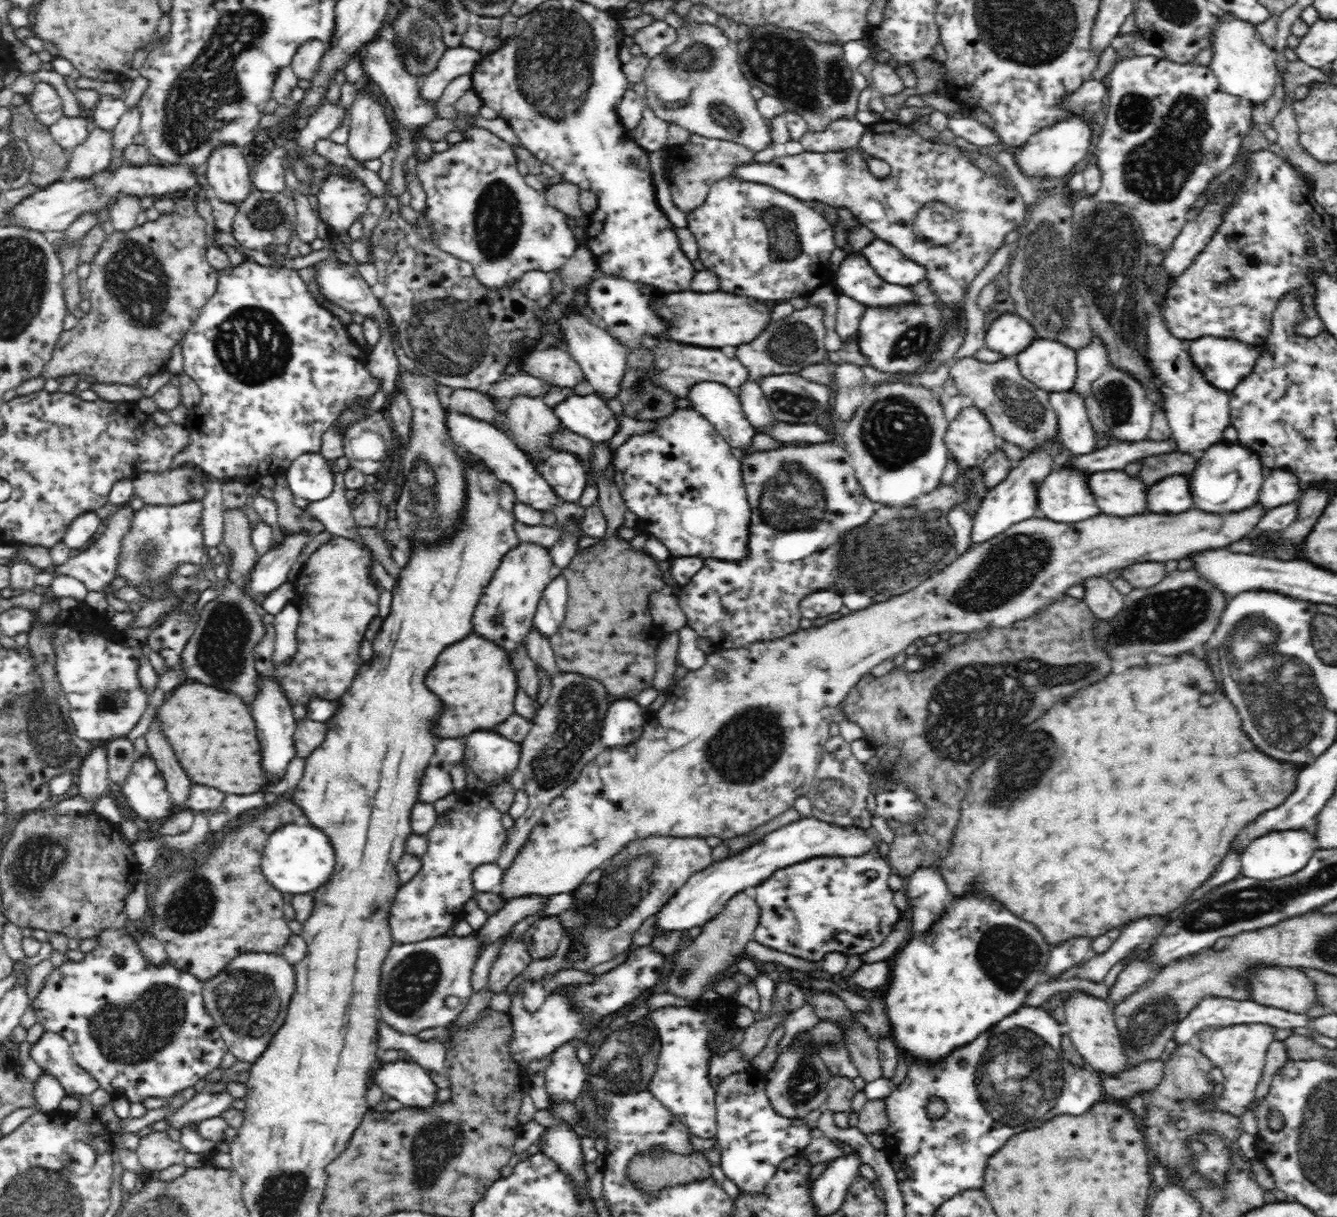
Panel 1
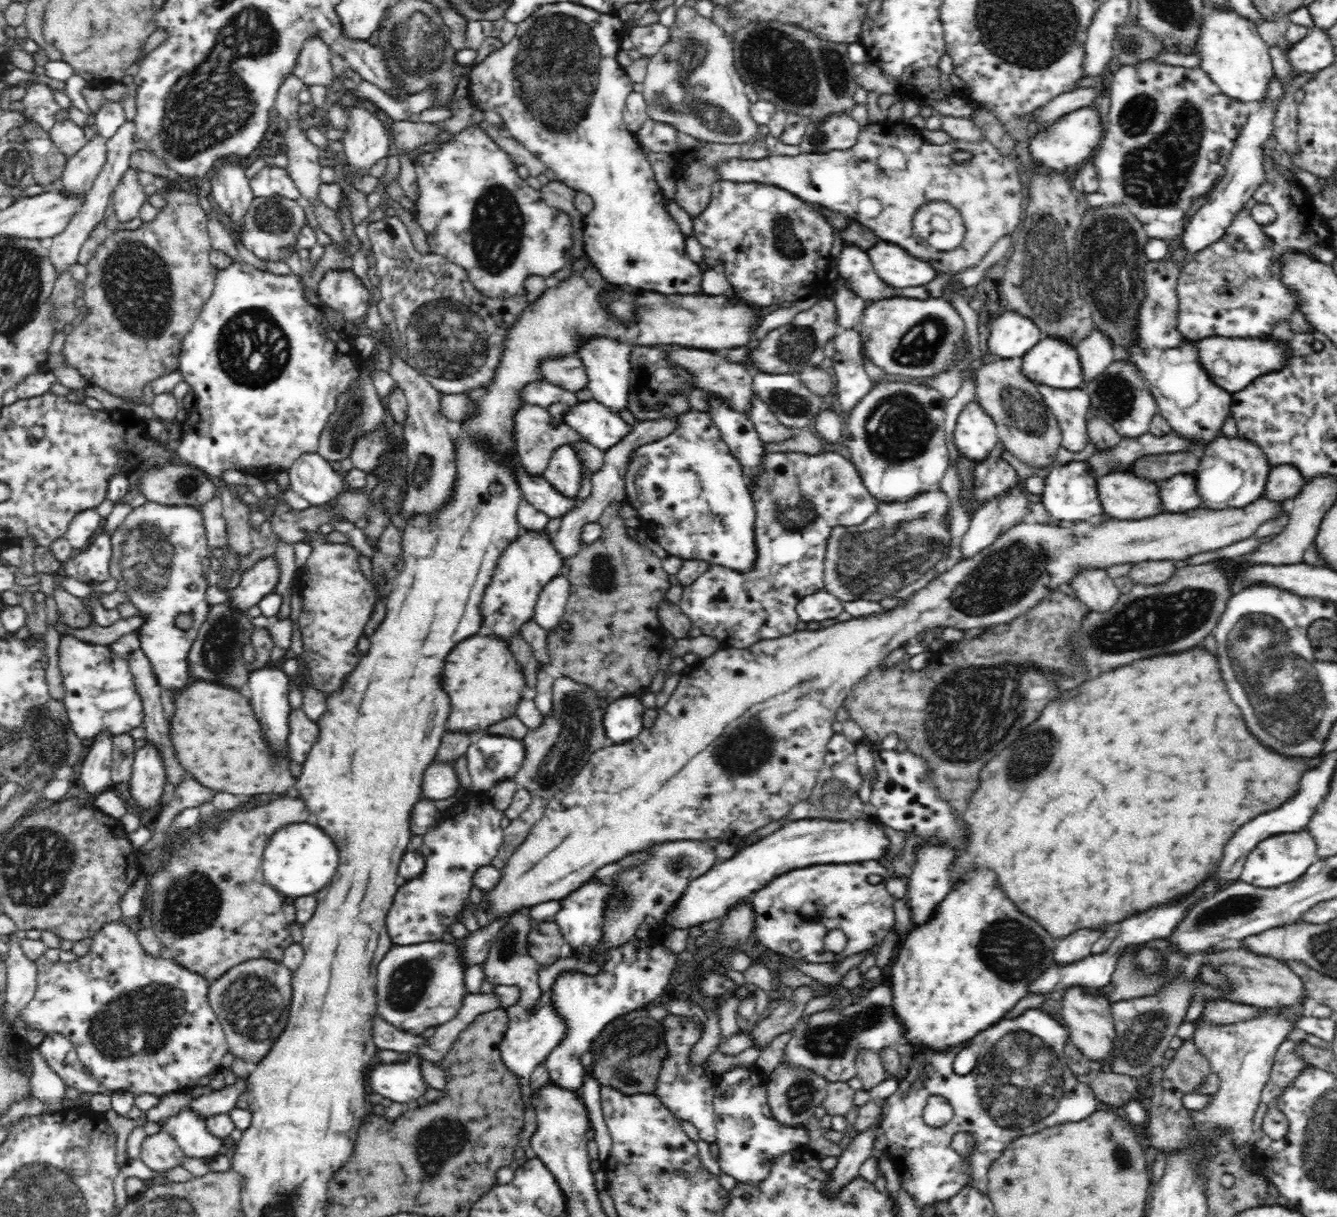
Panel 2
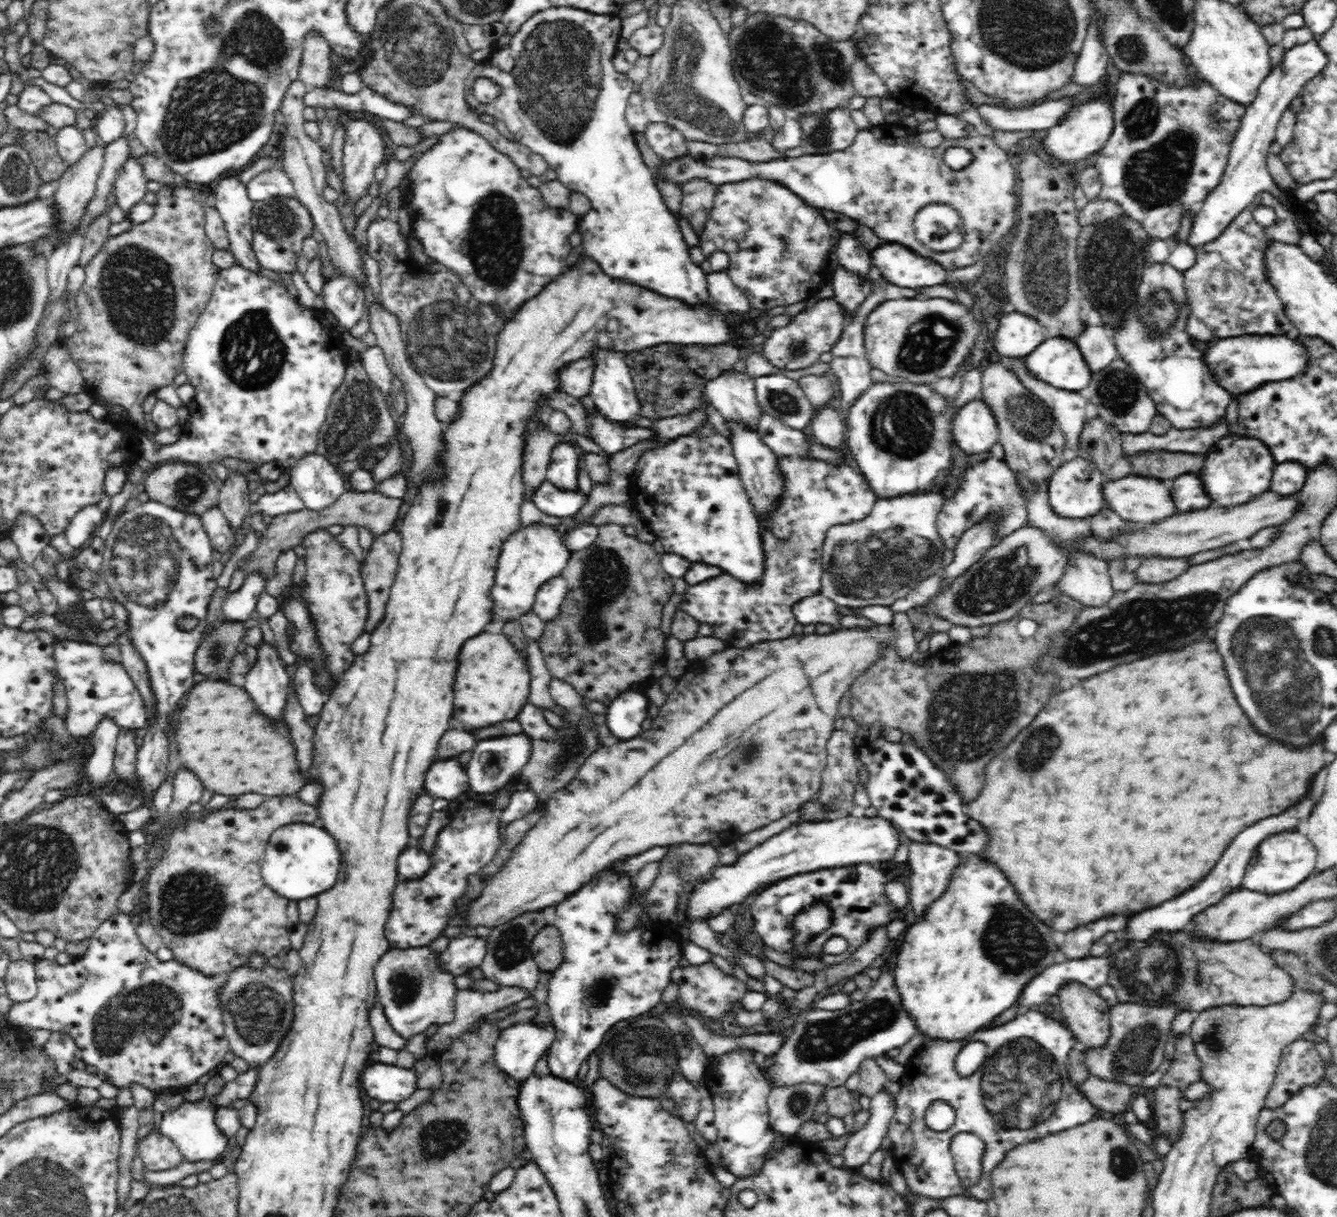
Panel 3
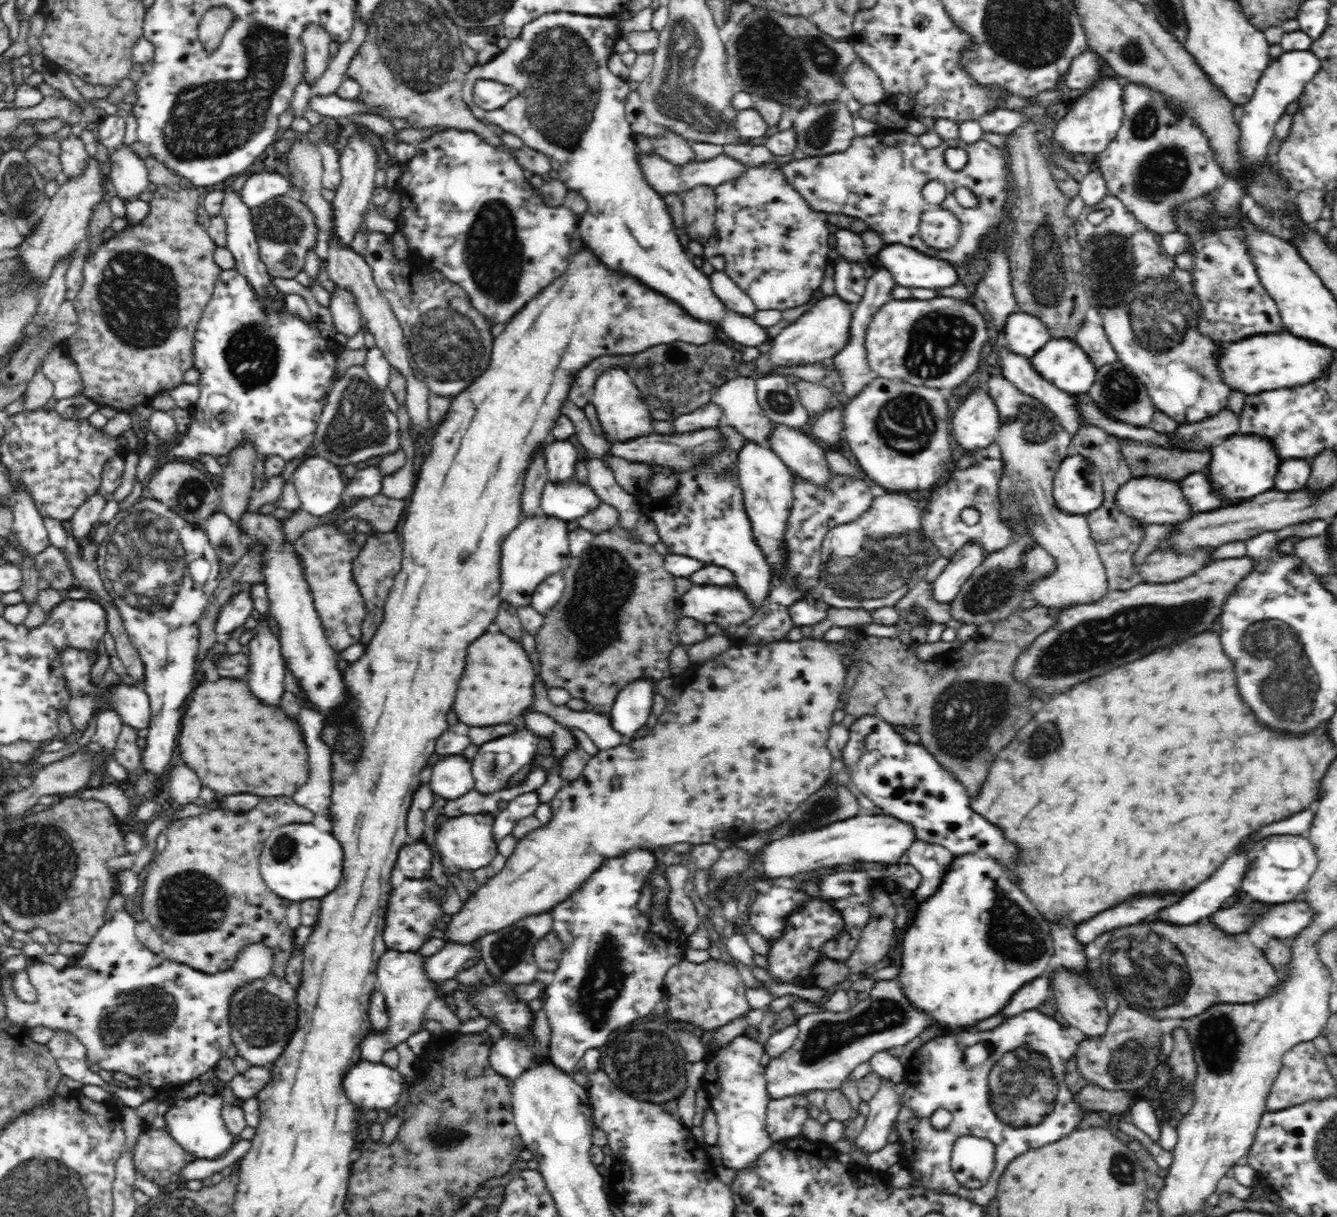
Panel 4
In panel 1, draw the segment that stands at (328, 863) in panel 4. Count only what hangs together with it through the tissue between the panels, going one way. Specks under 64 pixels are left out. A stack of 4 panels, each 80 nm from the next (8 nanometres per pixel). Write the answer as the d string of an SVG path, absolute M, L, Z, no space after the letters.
M305 821L284 824L268 836L261 856L261 871L266 880L289 898L316 891L334 872L335 852L330 839Z

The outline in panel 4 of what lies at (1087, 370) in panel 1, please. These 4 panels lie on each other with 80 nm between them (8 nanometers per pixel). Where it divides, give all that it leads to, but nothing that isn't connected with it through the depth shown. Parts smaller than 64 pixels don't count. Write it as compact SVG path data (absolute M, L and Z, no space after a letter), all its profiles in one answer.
M1084 320L1081 330L1077 332L1073 340L1084 349L1096 368L1102 368L1102 366L1112 364L1117 360L1117 354L1102 325L1099 326Z

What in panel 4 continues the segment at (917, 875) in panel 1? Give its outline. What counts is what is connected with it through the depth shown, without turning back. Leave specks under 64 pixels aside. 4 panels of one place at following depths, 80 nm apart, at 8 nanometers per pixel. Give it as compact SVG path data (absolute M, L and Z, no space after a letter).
M915 840L906 850L908 862L920 872L922 884L914 892L916 900L924 900L932 896L938 886L942 884L942 879L946 871L950 868L952 860L956 858L954 854L939 844L924 843L921 840Z

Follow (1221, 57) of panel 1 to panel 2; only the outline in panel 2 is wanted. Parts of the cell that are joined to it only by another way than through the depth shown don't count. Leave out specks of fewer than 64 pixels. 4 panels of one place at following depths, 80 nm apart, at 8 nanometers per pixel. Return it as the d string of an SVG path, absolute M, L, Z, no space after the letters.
M1206 2L1205 24L1196 55L1200 58L1199 68L1209 74L1221 91L1235 99L1250 104L1264 99L1268 94L1275 73L1270 47L1260 37L1258 23Z

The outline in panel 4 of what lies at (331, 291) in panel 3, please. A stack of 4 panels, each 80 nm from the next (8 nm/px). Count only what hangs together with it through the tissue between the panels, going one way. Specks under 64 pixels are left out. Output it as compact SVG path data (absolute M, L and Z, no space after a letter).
M340 289L331 293L329 307L333 316L333 324L340 334L352 338L363 325L361 310L356 302L356 295L352 295L348 289Z

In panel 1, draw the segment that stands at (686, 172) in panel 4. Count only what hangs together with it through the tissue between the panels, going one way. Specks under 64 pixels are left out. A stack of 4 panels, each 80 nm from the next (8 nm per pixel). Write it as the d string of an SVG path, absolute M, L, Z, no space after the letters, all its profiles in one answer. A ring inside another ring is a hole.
M866 128L858 148L839 152L802 152L796 156L780 156L773 158L769 163L751 163L742 165L733 172L733 176L740 180L754 181L777 188L779 191L792 195L806 202L822 202L834 208L848 208L850 212L864 225L866 225L876 238L889 242L906 258L926 266L928 282L934 288L938 300L942 304L954 304L964 298L964 290L974 280L976 274L986 266L992 254L1002 246L1003 240L1026 217L1026 204L1014 185L1002 183L996 175L986 173L972 161L970 147L963 143L954 143L950 146L936 144L925 140L918 133L912 136L898 136L898 134L880 134L874 128ZM868 158L884 160L890 165L890 174L878 178L868 169ZM942 202L955 210L960 222L960 234L952 244L934 246L929 240L921 238L916 231L915 216L918 211L928 203Z

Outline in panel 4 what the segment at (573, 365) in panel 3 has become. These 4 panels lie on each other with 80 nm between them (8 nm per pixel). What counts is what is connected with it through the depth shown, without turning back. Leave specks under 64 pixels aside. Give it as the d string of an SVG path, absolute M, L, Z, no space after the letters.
M629 355L620 356L603 356L594 358L592 362L586 364L572 380L572 386L568 390L569 400L584 410L584 406L591 403L591 390L594 388L595 380L599 372L610 365L620 365L628 370Z

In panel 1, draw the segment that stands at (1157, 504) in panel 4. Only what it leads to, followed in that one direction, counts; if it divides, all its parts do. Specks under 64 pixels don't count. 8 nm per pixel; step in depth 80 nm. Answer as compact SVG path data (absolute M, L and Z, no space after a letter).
M1106 470L1088 475L1086 482L1101 514L1128 517L1148 513L1148 485L1140 478L1124 471Z

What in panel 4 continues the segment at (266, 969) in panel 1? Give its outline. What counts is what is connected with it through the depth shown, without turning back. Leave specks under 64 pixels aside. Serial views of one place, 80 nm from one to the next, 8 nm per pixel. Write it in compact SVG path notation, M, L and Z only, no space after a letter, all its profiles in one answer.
M271 972L264 978L256 978L236 987L234 994L230 996L227 1022L231 1025L230 1039L238 1050L237 1054L251 1065L272 1065L295 1032L299 1018L295 998L296 988L286 978L277 978Z

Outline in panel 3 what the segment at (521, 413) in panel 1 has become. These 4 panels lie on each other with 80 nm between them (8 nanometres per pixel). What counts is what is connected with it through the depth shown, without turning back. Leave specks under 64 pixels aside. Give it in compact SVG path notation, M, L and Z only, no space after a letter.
M528 418L524 432L524 454L522 454L522 476L525 484L525 499L531 502L530 496L543 481L547 481L546 472L551 459L551 450L560 443L577 442L581 452L595 452L608 462L608 455L594 440L576 434L570 428L564 436L550 432L539 418Z

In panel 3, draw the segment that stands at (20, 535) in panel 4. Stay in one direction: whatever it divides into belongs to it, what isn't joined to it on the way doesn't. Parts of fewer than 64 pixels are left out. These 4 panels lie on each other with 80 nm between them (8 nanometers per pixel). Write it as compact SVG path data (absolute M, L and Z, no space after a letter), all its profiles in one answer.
M30 514L16 518L10 529L10 538L18 547L22 561L31 566L52 540L46 534L44 526Z

